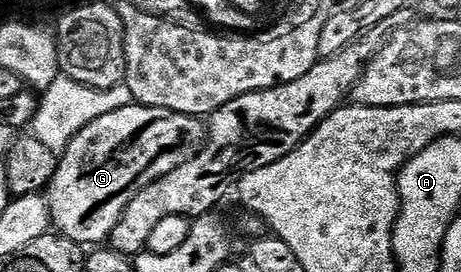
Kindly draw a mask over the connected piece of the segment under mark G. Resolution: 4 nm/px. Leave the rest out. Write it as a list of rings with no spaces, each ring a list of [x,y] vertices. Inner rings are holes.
[[[131,105],[128,107],[114,109],[113,112],[106,113],[105,116],[98,117],[97,120],[90,121],[88,125],[81,129],[70,141],[64,153],[59,156],[56,172],[51,181],[48,182],[46,188],[46,198],[48,200],[48,208],[52,214],[52,227],[59,234],[65,235],[67,239],[73,239],[75,243],[81,245],[89,245],[88,243],[96,243],[92,245],[100,245],[103,241],[111,240],[114,225],[118,225],[118,221],[122,217],[122,213],[126,213],[126,205],[130,205],[130,201],[134,201],[134,197],[142,189],[146,189],[154,181],[158,181],[162,177],[166,177],[166,173],[174,173],[174,169],[178,169],[182,165],[186,165],[186,161],[190,161],[200,148],[206,142],[206,127],[197,116],[187,115],[186,113],[174,113],[170,109],[158,109],[157,107],[141,107],[139,105]]]

